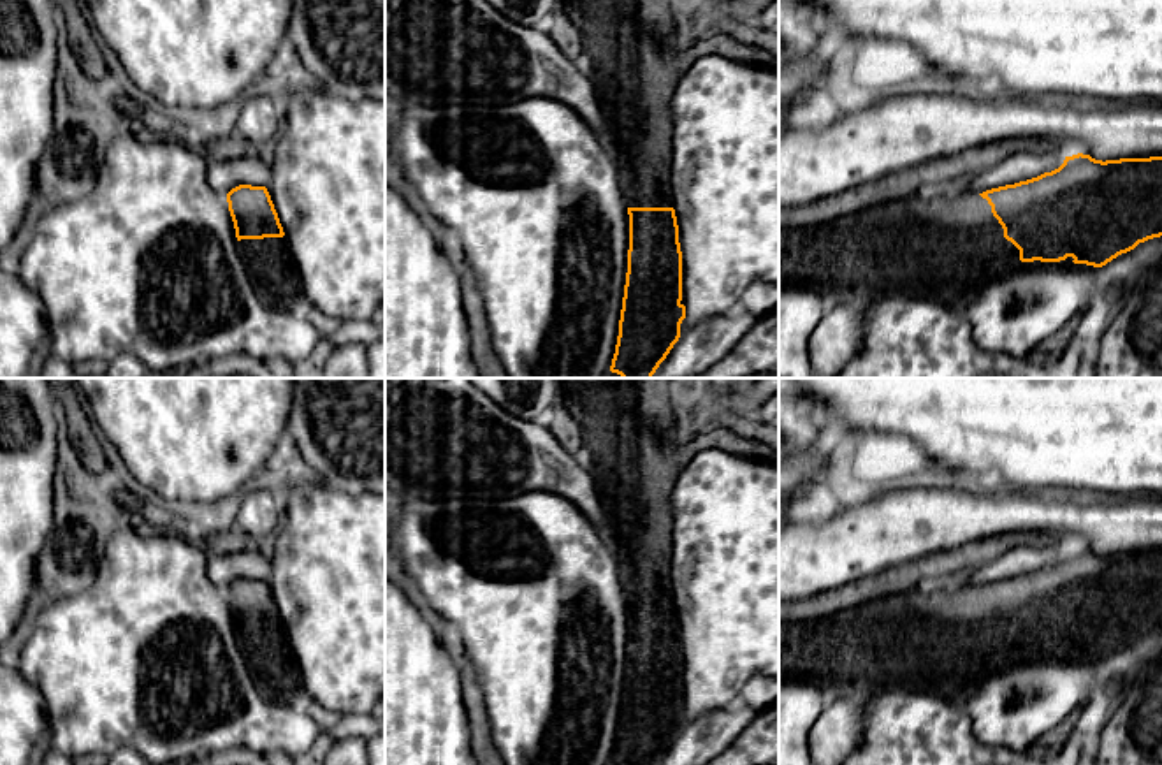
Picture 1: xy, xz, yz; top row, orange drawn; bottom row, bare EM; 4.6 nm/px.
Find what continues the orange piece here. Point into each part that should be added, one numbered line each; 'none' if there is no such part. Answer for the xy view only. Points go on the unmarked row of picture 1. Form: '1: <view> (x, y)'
1: xy (273, 667)

